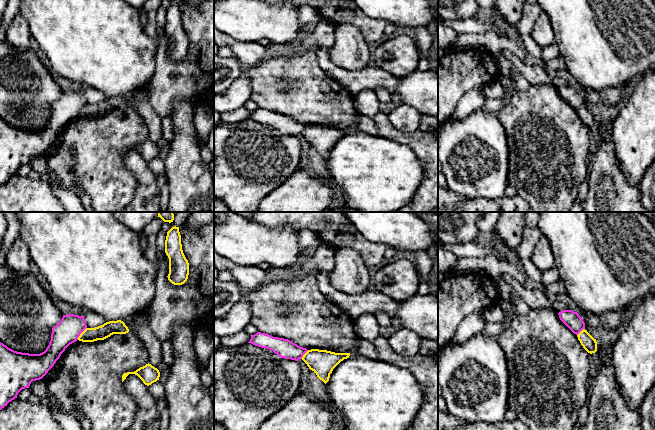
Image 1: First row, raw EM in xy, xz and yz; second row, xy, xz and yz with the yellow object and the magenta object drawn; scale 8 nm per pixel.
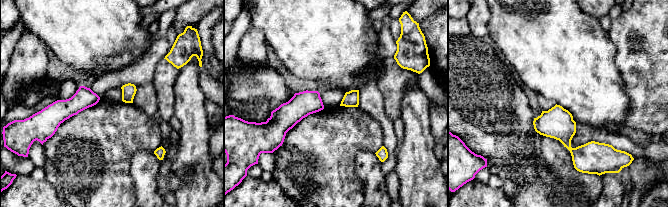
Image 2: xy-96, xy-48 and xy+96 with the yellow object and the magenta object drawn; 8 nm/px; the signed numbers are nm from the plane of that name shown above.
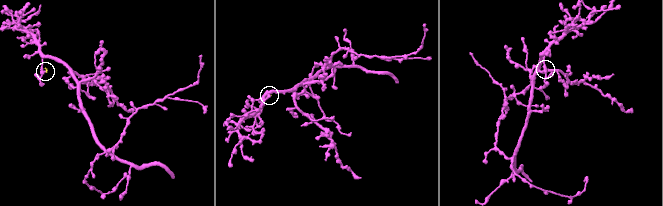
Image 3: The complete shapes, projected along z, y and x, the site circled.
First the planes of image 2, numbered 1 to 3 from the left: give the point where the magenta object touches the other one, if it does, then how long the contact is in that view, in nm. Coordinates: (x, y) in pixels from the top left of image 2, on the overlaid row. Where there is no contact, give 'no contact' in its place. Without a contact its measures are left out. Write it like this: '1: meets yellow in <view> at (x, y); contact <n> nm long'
1: no contact
2: no contact
3: no contact

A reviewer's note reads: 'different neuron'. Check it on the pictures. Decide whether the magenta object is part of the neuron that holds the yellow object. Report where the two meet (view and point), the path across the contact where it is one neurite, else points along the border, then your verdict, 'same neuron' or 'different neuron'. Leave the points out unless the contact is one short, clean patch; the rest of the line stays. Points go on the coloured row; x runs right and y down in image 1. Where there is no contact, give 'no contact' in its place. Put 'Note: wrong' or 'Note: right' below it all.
contact xy (81, 333); border xy (86, 327), (77, 339); different neuron
Note: right

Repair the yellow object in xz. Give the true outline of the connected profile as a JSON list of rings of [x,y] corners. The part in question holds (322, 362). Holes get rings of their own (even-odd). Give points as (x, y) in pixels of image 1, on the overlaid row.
[[[311,349],[301,359],[326,384],[329,381],[333,369],[341,361],[349,358],[349,356],[350,353],[335,353],[327,350]]]

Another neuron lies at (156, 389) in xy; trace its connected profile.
[[[157,380],[156,382],[149,385],[148,389],[149,389],[150,394],[154,398],[163,399],[164,401],[166,401],[164,384],[162,382]]]

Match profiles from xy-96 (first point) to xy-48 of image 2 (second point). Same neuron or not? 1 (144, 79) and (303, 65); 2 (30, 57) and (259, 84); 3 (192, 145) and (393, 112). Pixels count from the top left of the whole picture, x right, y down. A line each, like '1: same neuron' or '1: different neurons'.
1: different neurons
2: different neurons
3: different neurons

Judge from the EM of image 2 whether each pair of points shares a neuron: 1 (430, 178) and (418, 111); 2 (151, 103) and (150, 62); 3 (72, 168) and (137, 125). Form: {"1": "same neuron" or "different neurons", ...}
{"1": "same neuron", "2": "same neuron", "3": "same neuron"}

